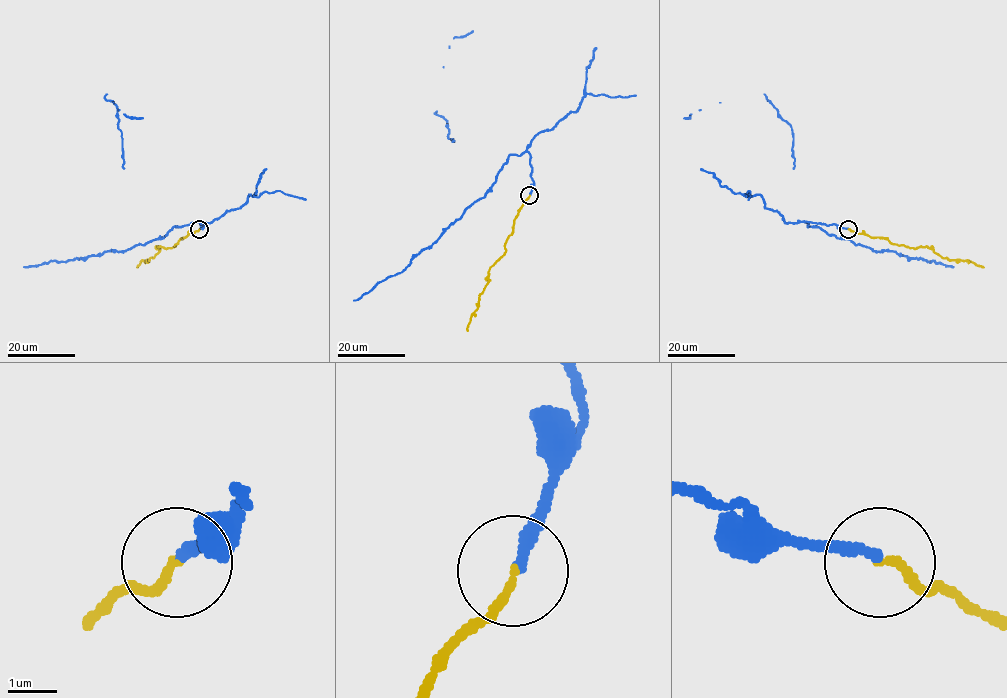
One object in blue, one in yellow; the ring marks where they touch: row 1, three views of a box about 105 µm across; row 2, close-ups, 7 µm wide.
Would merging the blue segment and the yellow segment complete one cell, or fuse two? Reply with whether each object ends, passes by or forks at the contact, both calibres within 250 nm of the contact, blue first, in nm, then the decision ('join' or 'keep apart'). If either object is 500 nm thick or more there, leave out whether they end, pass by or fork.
blue ends | yellow ends | 220/150 nm | join

